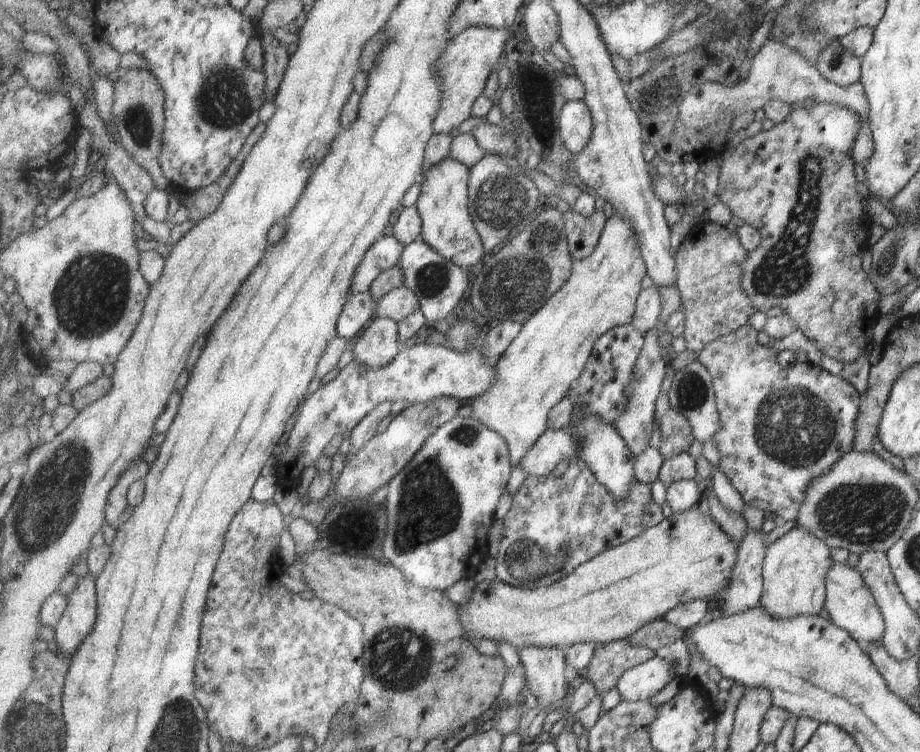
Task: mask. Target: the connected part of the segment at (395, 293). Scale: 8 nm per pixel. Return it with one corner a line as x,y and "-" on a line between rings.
406,286
389,292
375,305
375,314
378,317
393,320
397,324
420,310
420,300
417,294

